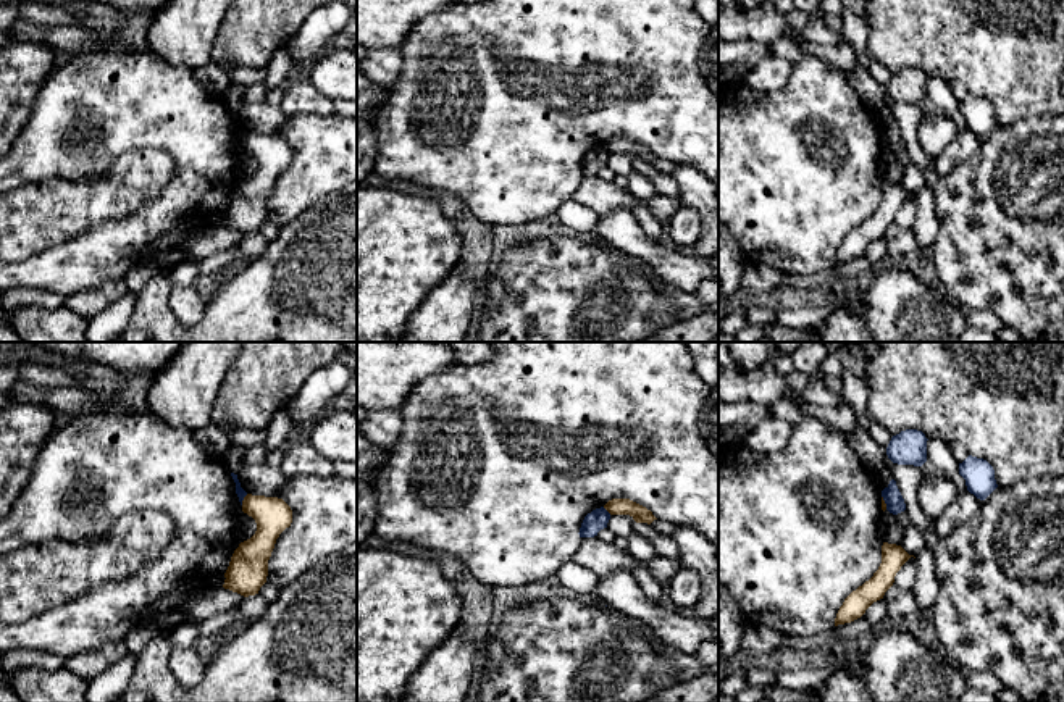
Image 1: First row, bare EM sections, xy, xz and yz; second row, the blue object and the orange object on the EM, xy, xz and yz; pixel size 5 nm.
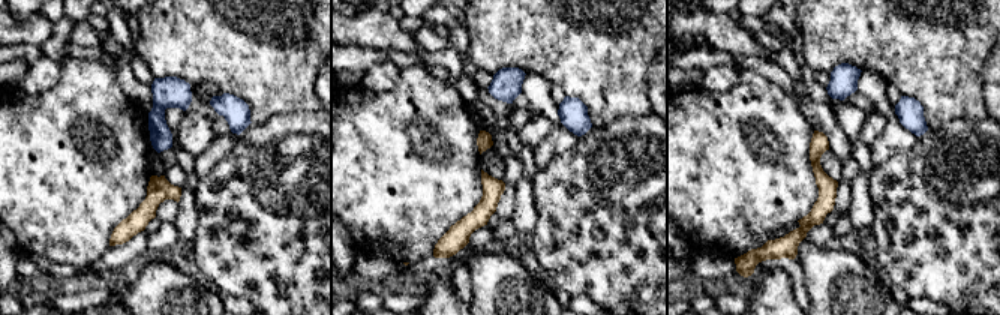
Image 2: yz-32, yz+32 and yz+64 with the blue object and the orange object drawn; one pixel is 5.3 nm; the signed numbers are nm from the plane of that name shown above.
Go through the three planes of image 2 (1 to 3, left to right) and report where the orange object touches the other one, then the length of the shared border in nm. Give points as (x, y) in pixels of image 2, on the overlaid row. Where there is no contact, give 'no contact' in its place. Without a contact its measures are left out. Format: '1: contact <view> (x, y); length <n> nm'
1: no contact
2: no contact
3: no contact

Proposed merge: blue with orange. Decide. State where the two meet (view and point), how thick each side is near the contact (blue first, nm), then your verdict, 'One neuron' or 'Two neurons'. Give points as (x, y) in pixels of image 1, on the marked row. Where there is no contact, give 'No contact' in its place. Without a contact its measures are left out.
Touches blue at xy (242, 499). Thickness 50 nm (blue) against 180 nm. Two neurons

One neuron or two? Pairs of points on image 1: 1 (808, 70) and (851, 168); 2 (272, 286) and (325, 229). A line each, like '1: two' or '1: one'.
1: one
2: one

